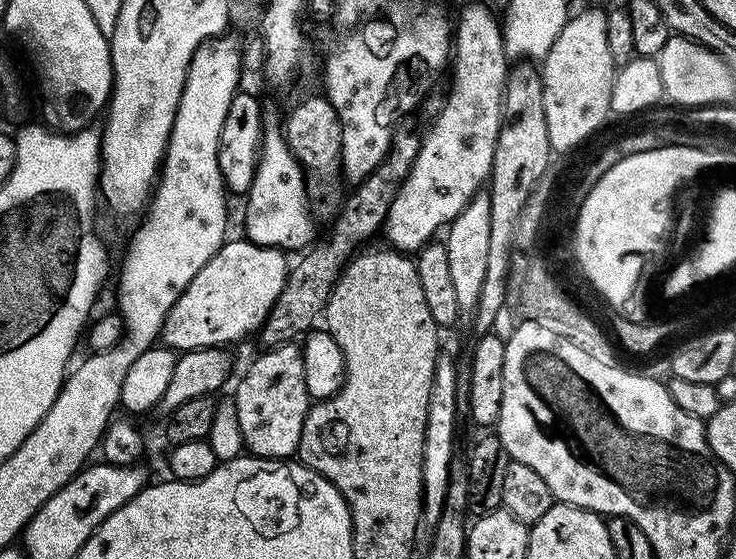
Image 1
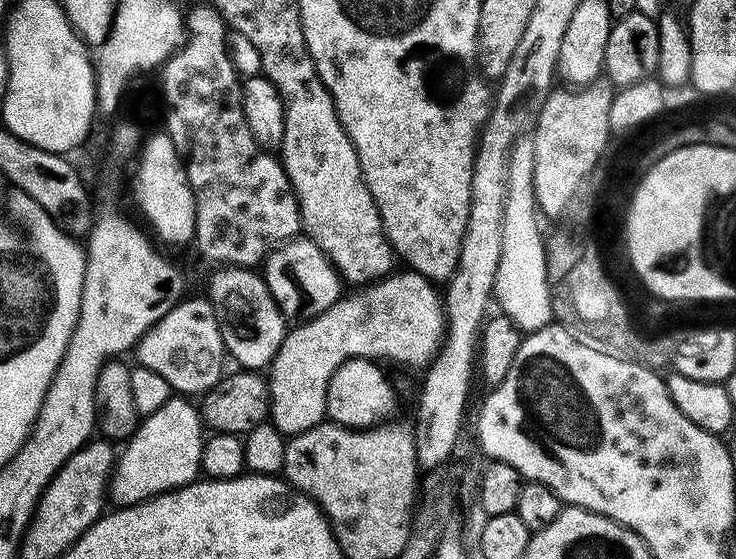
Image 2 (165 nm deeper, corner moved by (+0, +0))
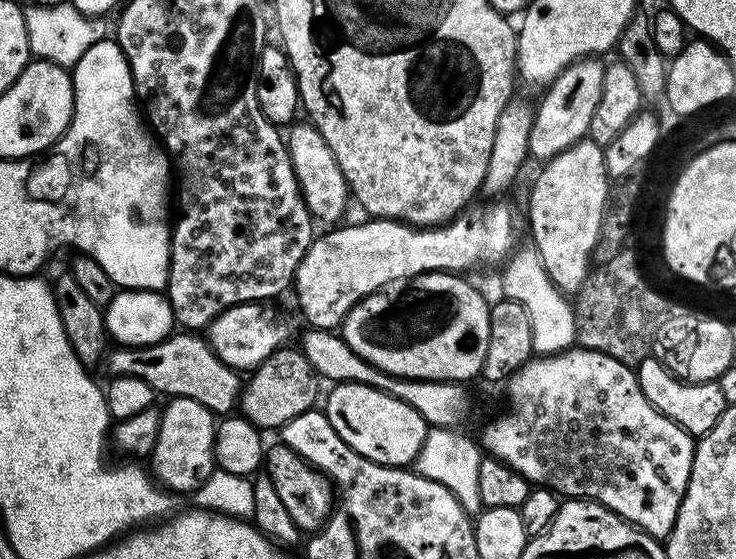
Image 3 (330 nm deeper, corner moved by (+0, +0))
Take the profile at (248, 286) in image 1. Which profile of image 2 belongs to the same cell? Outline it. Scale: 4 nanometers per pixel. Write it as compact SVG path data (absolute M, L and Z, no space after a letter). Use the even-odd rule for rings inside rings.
M293 238L273 248L263 261L262 277L281 314L292 322L303 322L322 314L322 310L342 296L340 273L324 257L324 252L307 238Z

